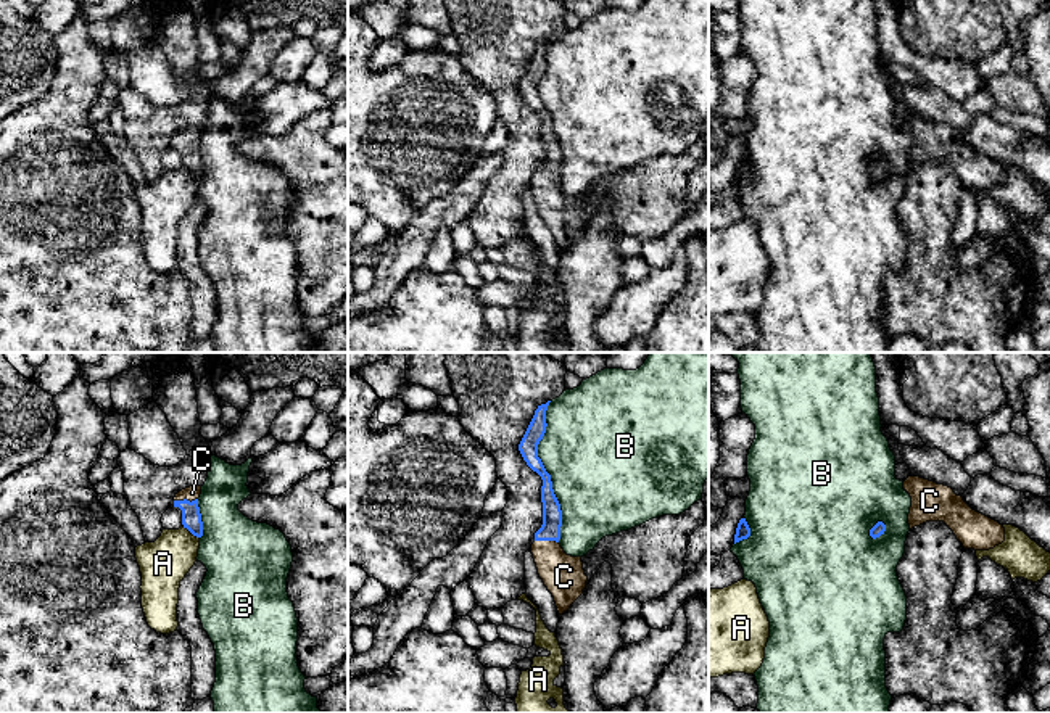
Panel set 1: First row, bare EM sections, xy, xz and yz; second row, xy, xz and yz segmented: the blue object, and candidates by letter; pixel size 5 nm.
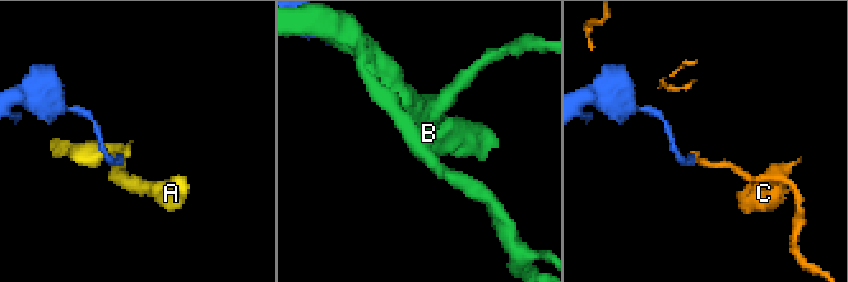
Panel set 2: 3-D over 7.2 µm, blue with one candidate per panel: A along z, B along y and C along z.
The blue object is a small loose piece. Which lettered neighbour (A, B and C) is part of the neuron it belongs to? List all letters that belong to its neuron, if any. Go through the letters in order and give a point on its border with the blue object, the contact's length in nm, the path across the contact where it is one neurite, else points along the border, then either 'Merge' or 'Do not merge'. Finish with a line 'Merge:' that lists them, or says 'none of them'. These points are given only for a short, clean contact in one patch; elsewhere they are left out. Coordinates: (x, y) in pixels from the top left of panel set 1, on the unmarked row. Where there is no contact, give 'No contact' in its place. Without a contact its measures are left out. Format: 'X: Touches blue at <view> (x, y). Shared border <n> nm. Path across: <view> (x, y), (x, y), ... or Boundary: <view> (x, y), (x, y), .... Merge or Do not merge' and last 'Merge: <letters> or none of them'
A: Touches blue at xy (190, 171). Shared border 110 nm. Boundary: xy (182, 166), (198, 177). Do not merge
B: Touches blue at xz (546, 111). Shared border 700 nm. Do not merge
C: Touches blue at xy (186, 139). Shared border 120 nm. Path across: xy (190, 152), (186, 139), (192, 132). Merge
Merge: C

